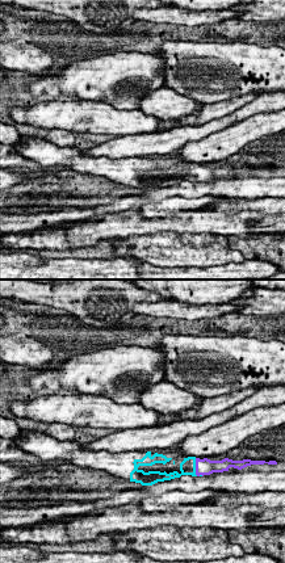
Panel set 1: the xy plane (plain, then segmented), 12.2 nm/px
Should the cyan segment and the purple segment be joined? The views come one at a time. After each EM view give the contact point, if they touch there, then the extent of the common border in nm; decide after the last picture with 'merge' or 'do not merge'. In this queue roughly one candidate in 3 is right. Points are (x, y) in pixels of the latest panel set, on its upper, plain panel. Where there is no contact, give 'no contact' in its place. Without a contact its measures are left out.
meets cyan at (195, 176); contact 240 nm long

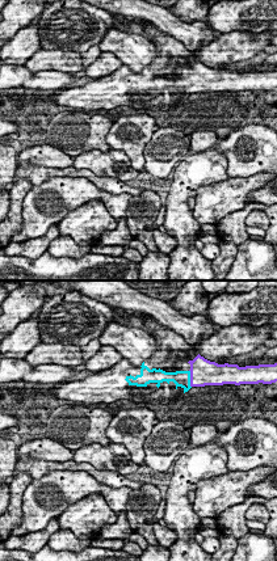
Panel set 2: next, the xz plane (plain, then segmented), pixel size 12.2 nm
meets cyan at (189, 85); contact 220 nm long

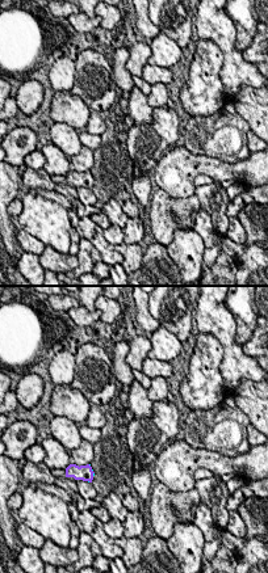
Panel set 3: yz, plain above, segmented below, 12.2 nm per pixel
meets cyan at (93, 180); contact 90 nm long

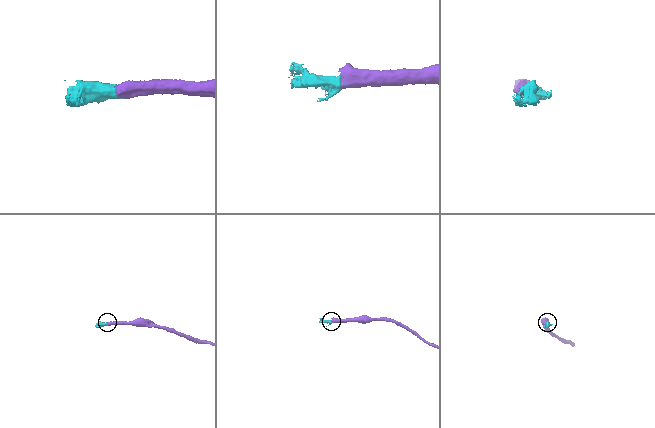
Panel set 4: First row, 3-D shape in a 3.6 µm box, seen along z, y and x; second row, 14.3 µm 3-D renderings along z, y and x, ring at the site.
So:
merge

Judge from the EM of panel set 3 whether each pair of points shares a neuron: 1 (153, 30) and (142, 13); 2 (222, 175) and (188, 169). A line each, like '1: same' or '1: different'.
1: same
2: same

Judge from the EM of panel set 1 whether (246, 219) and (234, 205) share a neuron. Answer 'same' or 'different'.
different

